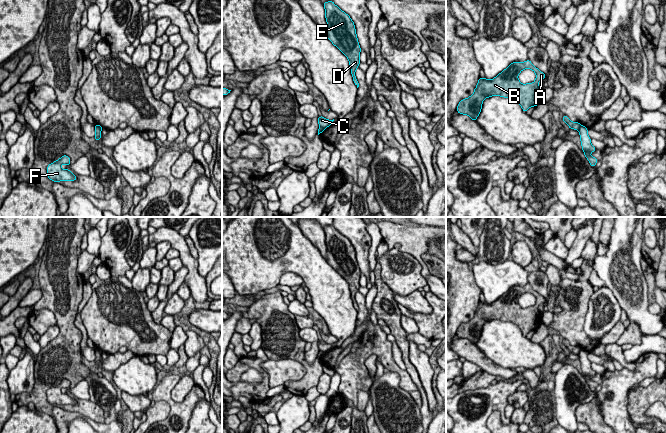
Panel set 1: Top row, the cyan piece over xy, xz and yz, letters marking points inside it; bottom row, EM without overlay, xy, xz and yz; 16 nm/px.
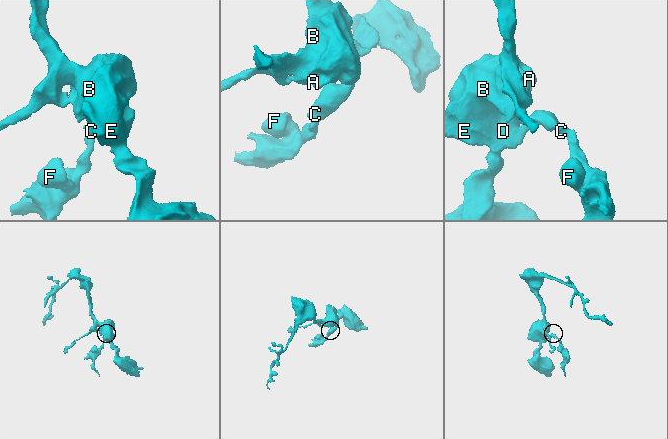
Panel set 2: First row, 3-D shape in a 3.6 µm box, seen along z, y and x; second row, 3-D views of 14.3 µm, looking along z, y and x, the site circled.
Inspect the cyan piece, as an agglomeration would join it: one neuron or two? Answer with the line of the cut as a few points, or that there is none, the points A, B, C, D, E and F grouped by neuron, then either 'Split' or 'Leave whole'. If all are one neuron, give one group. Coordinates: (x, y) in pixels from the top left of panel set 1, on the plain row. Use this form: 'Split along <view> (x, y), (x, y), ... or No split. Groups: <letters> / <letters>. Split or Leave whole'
Split along yz (581, 349), (578, 353). Groups: A B C D E / F. Split

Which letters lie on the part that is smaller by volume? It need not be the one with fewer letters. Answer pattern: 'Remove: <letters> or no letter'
Remove: F

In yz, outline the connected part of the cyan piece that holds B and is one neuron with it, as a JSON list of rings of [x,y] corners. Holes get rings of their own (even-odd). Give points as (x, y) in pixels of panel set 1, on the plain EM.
[[[529,283],[525,286],[513,286],[491,304],[479,301],[474,317],[459,326],[457,336],[468,339],[476,345],[483,325],[492,320],[511,322],[520,328],[523,336],[526,336],[530,331],[536,331],[542,324],[543,313],[539,311],[538,307],[544,302],[546,299],[536,292]],[[524,293],[531,293],[535,296],[536,303],[533,307],[522,308],[519,305],[518,299]]]

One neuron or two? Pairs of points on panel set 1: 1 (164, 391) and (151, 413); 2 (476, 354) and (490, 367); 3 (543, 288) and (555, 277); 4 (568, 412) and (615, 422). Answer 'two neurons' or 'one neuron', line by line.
1: two neurons
2: one neuron
3: two neurons
4: two neurons

